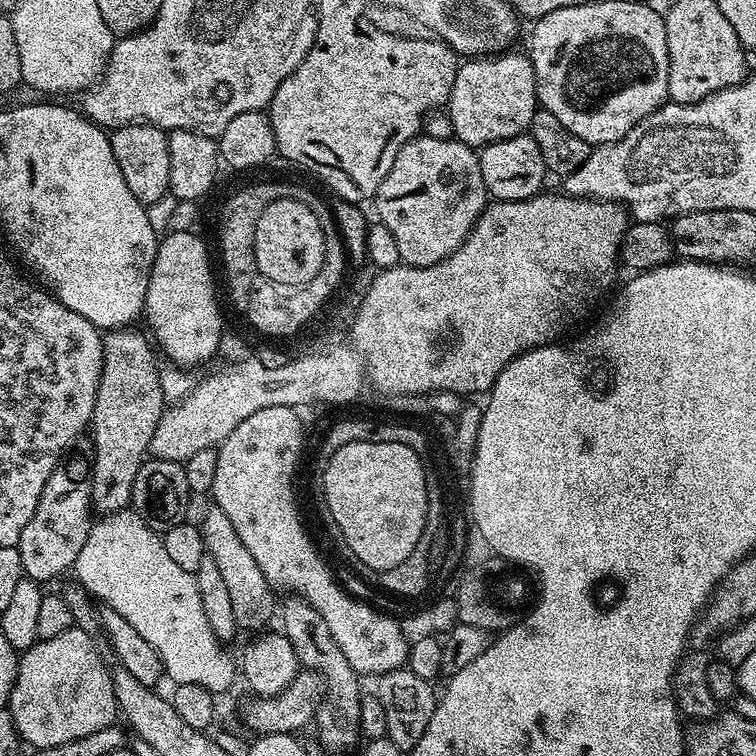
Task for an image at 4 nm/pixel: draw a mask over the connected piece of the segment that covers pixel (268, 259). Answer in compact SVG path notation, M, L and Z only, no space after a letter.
M275 200L262 210L254 230L256 271L276 284L305 284L322 270L323 230L310 207L297 200Z

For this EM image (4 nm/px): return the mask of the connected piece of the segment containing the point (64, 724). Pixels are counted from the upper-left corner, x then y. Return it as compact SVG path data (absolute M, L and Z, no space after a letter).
M73 626L66 634L37 640L23 649L16 666L14 686L10 690L7 711L12 715L16 733L25 745L33 744L36 750L50 746L62 746L62 742L74 742L74 738L86 738L94 730L116 724L118 709L114 698L112 674L105 657L101 656L97 641L89 633Z

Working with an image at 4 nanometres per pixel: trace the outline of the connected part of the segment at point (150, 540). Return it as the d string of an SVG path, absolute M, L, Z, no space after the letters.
M125 510L123 512L110 512L101 515L99 519L95 521L90 530L90 534L86 538L86 543L82 545L82 550L78 554L76 563L74 565L74 573L78 579L79 587L83 588L89 596L95 598L101 605L118 610L118 614L122 614L122 618L126 618L126 622L130 622L130 626L134 626L134 630L138 630L138 634L142 634L142 638L146 638L146 642L150 642L150 646L154 646L156 651L156 659L159 667L166 675L172 679L173 685L178 684L193 684L194 686L202 686L208 688L214 694L220 694L220 691L227 686L232 680L232 662L234 666L234 660L228 657L228 652L223 643L217 640L214 630L210 630L210 622L206 622L206 610L202 610L202 598L198 594L198 582L195 575L186 570L182 570L175 562L170 562L170 557L166 555L166 546L162 539L161 533L156 532L150 526L146 526L146 522L142 517L136 513L135 510Z

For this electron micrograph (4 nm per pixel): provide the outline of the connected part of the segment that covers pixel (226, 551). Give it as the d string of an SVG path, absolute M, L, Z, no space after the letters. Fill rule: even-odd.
M209 506L204 512L204 517L198 520L198 527L204 539L205 553L210 558L214 558L214 562L218 565L218 571L222 574L226 591L230 594L230 603L234 609L237 629L267 629L269 627L267 624L271 622L272 615L275 612L277 615L278 612L277 593L262 574L262 570L258 570L258 562L254 562L250 550L246 550L242 538L238 538L234 526L230 526L230 518L226 518L226 514L222 514L220 508Z

